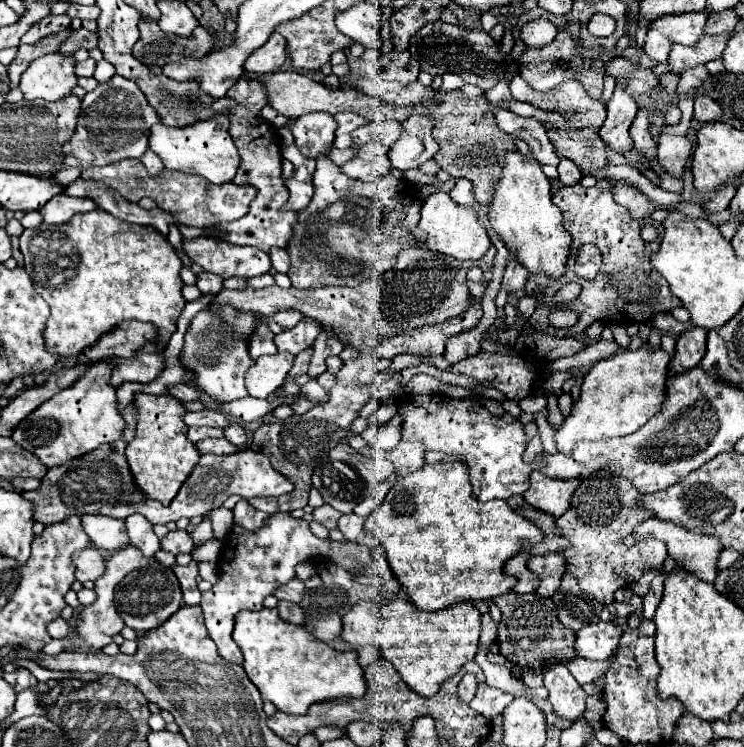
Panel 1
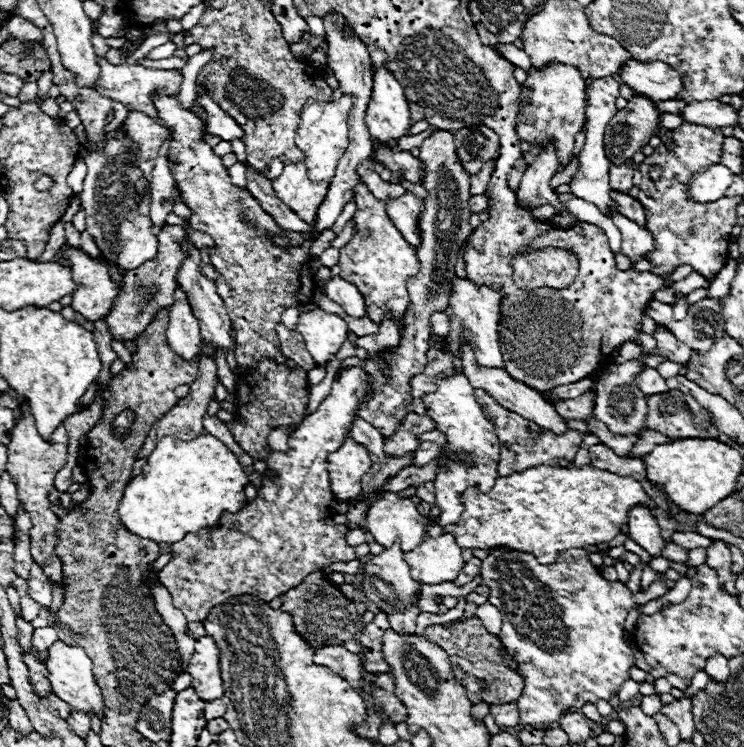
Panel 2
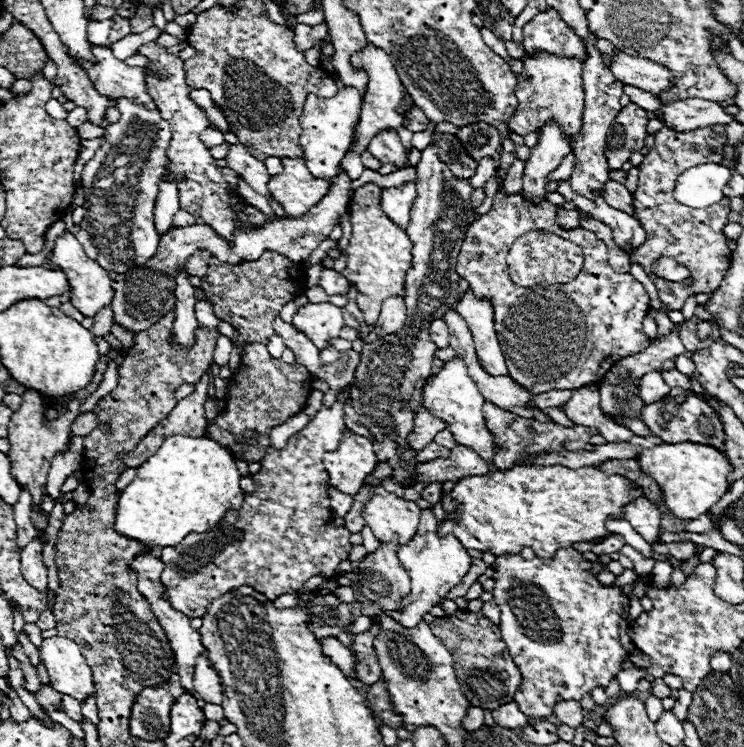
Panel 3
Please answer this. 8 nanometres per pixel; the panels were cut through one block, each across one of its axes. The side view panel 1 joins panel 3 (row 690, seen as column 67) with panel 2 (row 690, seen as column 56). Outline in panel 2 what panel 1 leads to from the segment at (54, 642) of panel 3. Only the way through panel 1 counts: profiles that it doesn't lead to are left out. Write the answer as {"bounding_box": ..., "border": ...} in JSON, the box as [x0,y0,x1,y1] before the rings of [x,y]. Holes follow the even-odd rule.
{"bounding_box":[46,640,104,718],"border":[[[56,640],[48,648],[46,668],[48,668],[48,680],[52,684],[52,692],[56,696],[60,696],[64,702],[68,702],[76,710],[92,712],[92,714],[102,718],[104,702],[102,702],[102,696],[100,696],[100,688],[98,688],[98,684],[94,680],[94,674],[92,674],[92,660],[86,656],[86,652],[82,648],[68,646],[68,644]]]}

